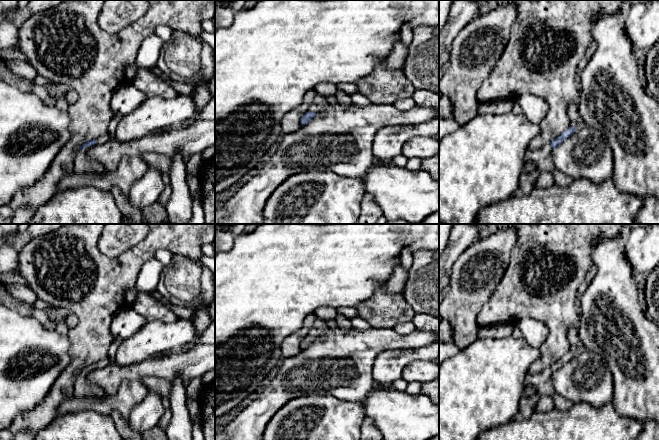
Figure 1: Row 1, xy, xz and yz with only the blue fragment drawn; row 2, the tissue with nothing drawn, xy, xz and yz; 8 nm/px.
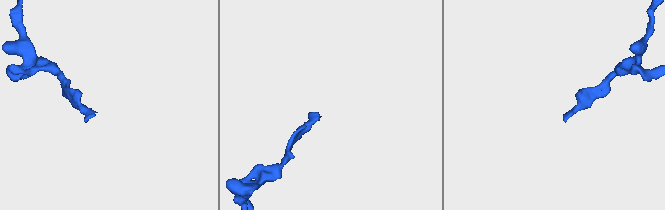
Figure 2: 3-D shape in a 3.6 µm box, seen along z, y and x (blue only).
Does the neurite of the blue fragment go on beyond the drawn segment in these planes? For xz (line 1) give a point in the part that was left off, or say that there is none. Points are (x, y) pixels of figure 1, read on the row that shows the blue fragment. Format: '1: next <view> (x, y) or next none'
1: next xz (320, 103)

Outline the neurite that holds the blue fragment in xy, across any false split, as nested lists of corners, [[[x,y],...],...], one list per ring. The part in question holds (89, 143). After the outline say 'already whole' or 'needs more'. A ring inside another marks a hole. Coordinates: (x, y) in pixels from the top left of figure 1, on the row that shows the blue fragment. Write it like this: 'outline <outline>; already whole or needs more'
outline [[[106,133],[96,139],[85,142],[77,153],[74,160],[74,172],[76,173],[94,173],[100,176],[108,173],[104,166],[97,161],[94,161],[88,156],[88,150],[96,144],[104,144],[111,139],[110,135]]]; needs more

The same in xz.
outline [[[316,94],[313,104],[309,107],[309,111],[301,118],[301,126],[308,124],[318,112],[323,111],[328,105],[329,103],[324,96]]]; needs more

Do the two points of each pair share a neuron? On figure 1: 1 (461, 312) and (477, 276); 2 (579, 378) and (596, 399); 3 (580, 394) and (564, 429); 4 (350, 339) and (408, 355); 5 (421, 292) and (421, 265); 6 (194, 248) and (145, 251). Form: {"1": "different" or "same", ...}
{"1": "same", "2": "same", "3": "different", "4": "different", "5": "same", "6": "same"}

